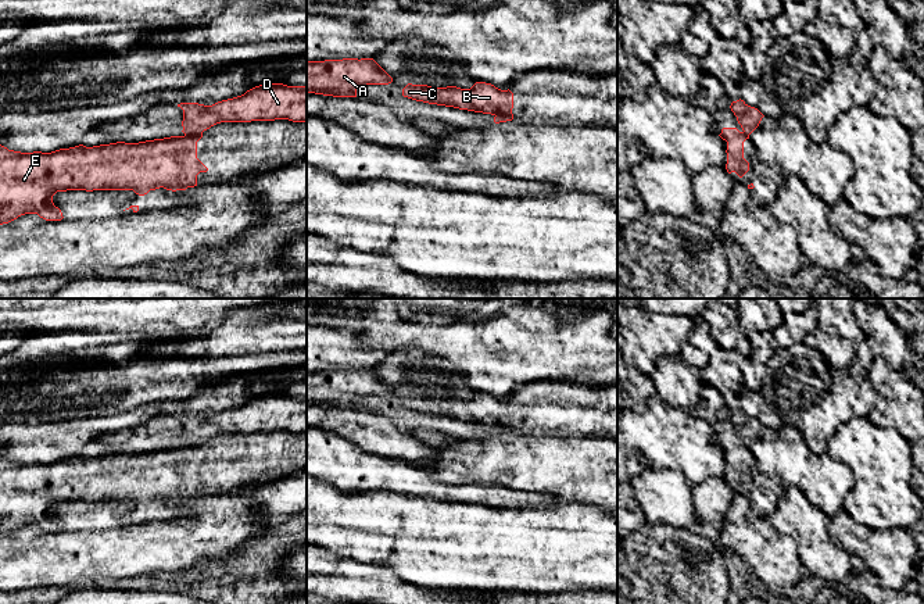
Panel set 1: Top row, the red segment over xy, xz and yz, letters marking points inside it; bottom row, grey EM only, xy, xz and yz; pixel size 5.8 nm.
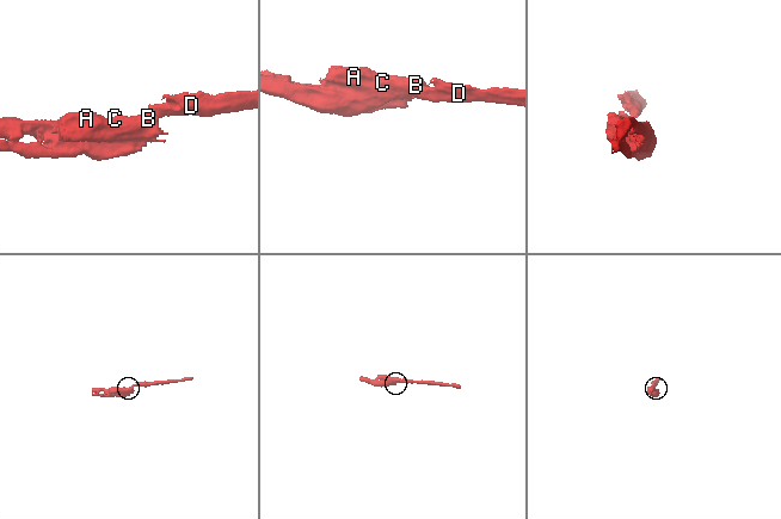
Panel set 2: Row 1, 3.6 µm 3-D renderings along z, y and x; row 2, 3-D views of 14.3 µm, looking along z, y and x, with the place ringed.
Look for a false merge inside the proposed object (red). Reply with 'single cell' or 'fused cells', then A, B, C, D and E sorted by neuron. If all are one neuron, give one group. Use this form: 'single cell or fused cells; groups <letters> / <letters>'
fused cells; groups A B C E / D

